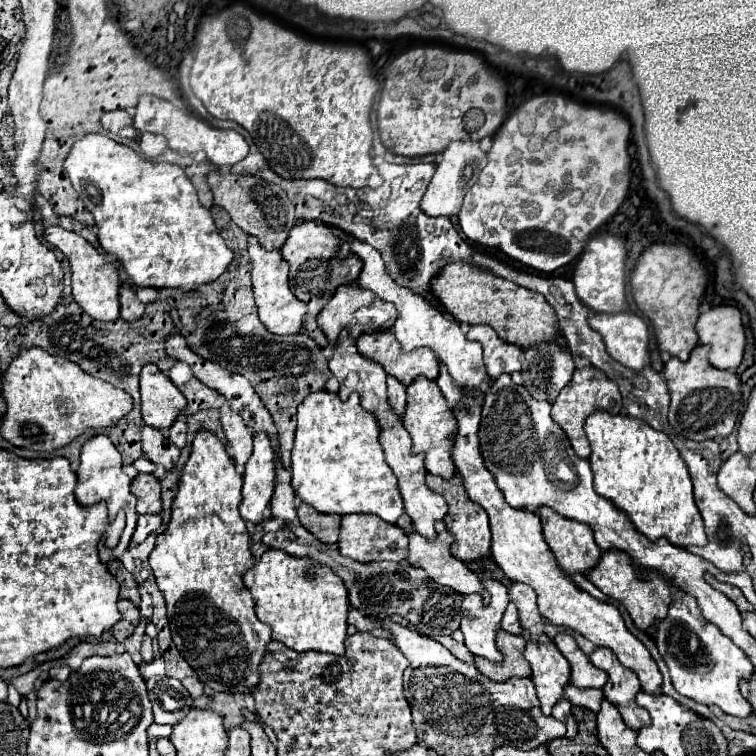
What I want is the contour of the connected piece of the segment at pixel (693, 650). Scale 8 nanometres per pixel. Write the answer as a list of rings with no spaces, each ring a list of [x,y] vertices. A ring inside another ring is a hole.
[[[677,595],[671,609],[669,615],[655,627],[655,643],[659,647],[659,655],[669,667],[677,693],[703,705],[717,705],[735,717],[753,715],[753,707],[739,691],[739,683],[751,679],[755,673],[749,657],[729,637],[723,637],[715,625],[707,625],[703,617],[699,617],[699,607],[693,597]]]

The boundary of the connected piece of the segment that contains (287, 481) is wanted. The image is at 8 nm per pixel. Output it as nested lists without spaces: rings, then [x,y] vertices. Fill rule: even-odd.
[[[277,461],[277,483],[275,483],[273,499],[271,499],[271,513],[277,519],[285,519],[293,523],[295,527],[301,527],[293,499],[295,499],[295,491],[291,487],[291,471],[283,469],[281,461]]]

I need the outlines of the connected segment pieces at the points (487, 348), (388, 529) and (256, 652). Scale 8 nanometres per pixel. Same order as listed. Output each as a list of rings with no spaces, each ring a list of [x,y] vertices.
[[[471,325],[467,333],[469,341],[477,341],[483,347],[483,359],[491,379],[503,373],[521,371],[521,349],[497,337],[489,325]]]
[[[343,517],[343,529],[339,533],[339,553],[345,557],[351,557],[359,563],[371,563],[371,561],[395,561],[403,563],[407,559],[407,545],[409,539],[405,531],[397,525],[387,525],[385,521],[379,521],[379,517]]]
[[[199,431],[195,441],[193,441],[193,451],[191,451],[191,457],[181,473],[181,479],[179,479],[179,493],[173,501],[173,511],[171,511],[171,523],[167,527],[167,531],[163,535],[157,537],[157,543],[155,543],[155,549],[151,551],[149,555],[149,565],[153,569],[153,575],[157,579],[157,587],[159,591],[163,593],[165,597],[165,603],[167,603],[167,617],[169,617],[169,627],[171,627],[171,635],[173,635],[173,643],[177,645],[179,653],[183,655],[183,659],[193,667],[193,671],[197,673],[197,677],[201,679],[203,685],[211,687],[213,691],[221,691],[221,693],[239,693],[239,695],[245,695],[245,693],[253,693],[253,689],[259,685],[259,665],[265,657],[265,649],[267,649],[267,643],[273,641],[271,637],[271,627],[261,623],[255,615],[255,599],[251,595],[251,591],[243,585],[243,575],[255,565],[255,557],[251,555],[251,543],[249,543],[249,533],[247,533],[247,527],[245,527],[245,521],[241,519],[239,515],[239,503],[241,503],[241,475],[235,471],[235,463],[233,459],[227,455],[227,449],[225,445],[209,431]]]

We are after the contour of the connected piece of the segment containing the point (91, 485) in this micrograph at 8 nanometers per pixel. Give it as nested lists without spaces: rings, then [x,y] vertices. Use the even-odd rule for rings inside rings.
[[[97,435],[93,439],[89,439],[85,445],[83,445],[83,451],[81,451],[81,463],[79,463],[79,471],[77,471],[77,487],[75,487],[75,497],[77,497],[77,503],[79,505],[95,505],[99,501],[105,501],[107,503],[107,511],[109,511],[109,521],[115,519],[115,515],[123,509],[127,513],[127,527],[125,527],[125,533],[121,537],[121,543],[115,547],[115,549],[107,549],[105,547],[105,539],[99,541],[99,559],[101,563],[109,563],[113,559],[121,561],[125,549],[129,547],[129,541],[131,541],[131,535],[137,527],[137,513],[135,513],[135,497],[131,495],[129,491],[129,477],[123,473],[123,465],[121,465],[121,457],[119,457],[119,451],[115,449],[115,445],[105,437],[105,435]]]

